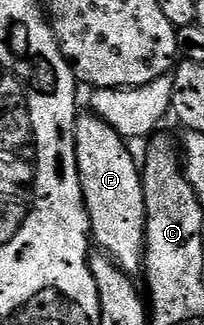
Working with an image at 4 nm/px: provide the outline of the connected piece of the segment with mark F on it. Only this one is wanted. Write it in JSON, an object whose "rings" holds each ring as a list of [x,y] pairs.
{"rings":[[[95,115],[77,116],[76,119],[76,162],[80,172],[80,186],[84,205],[88,208],[88,221],[92,224],[91,240],[96,241],[101,250],[107,253],[125,273],[136,275],[144,264],[144,232],[146,231],[146,203],[144,202],[144,182],[142,169],[128,150],[129,142],[110,127],[102,118]]]}

